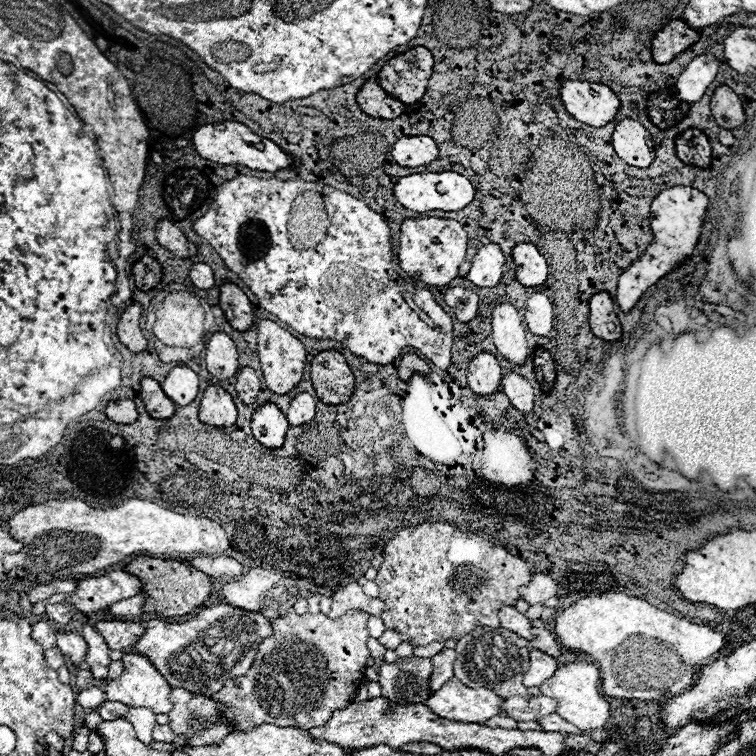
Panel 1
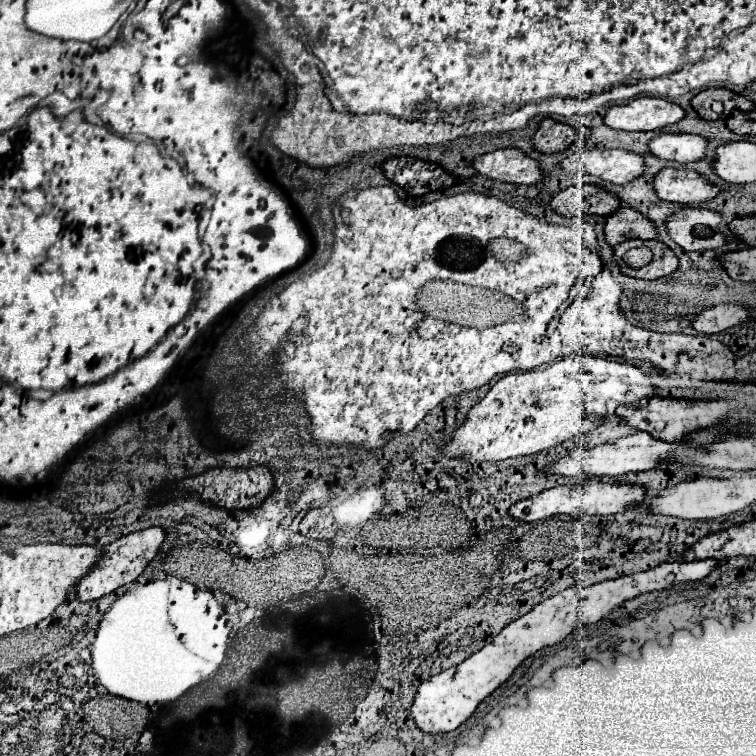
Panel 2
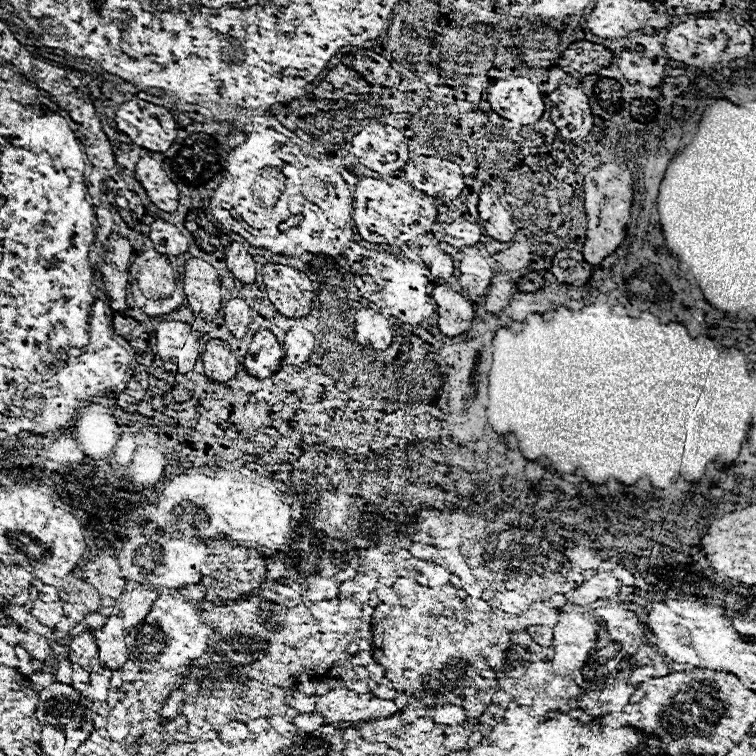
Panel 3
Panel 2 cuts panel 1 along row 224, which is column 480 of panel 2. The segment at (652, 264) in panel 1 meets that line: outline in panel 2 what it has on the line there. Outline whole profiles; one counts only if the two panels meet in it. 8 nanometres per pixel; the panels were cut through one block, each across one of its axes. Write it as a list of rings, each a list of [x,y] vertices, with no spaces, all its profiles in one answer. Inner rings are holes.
[[[696,560],[696,562],[666,562],[656,568],[650,568],[646,572],[622,576],[616,580],[606,580],[598,582],[594,586],[586,588],[576,588],[570,586],[556,596],[540,602],[534,606],[528,614],[522,618],[510,622],[490,644],[486,644],[480,652],[464,660],[462,664],[448,668],[430,680],[422,682],[418,686],[414,704],[412,704],[412,720],[416,726],[426,732],[426,734],[442,734],[456,730],[462,722],[466,722],[476,706],[490,696],[502,682],[510,678],[510,674],[534,652],[538,652],[544,646],[552,646],[556,642],[562,642],[570,632],[574,632],[580,624],[596,624],[602,618],[610,614],[616,606],[622,602],[636,598],[644,592],[654,592],[654,590],[664,590],[672,584],[680,582],[692,582],[708,576],[714,570],[714,560]]]

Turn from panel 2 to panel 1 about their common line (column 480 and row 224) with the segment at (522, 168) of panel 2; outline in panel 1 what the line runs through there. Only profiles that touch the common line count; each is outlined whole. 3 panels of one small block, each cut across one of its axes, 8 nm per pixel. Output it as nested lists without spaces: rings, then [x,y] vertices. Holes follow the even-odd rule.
[[[160,220],[156,224],[156,238],[166,250],[176,254],[178,258],[196,256],[196,246],[192,242],[188,242],[186,236],[182,234],[182,230],[178,226],[174,226],[170,220]]]

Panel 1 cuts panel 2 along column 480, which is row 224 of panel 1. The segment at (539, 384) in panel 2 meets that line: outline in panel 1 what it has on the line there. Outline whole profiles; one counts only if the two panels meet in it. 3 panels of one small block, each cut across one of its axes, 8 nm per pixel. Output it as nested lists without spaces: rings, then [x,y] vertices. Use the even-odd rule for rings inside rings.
[[[406,218],[398,230],[398,266],[412,278],[430,286],[446,286],[458,276],[458,266],[464,262],[468,236],[460,222],[450,218]]]

